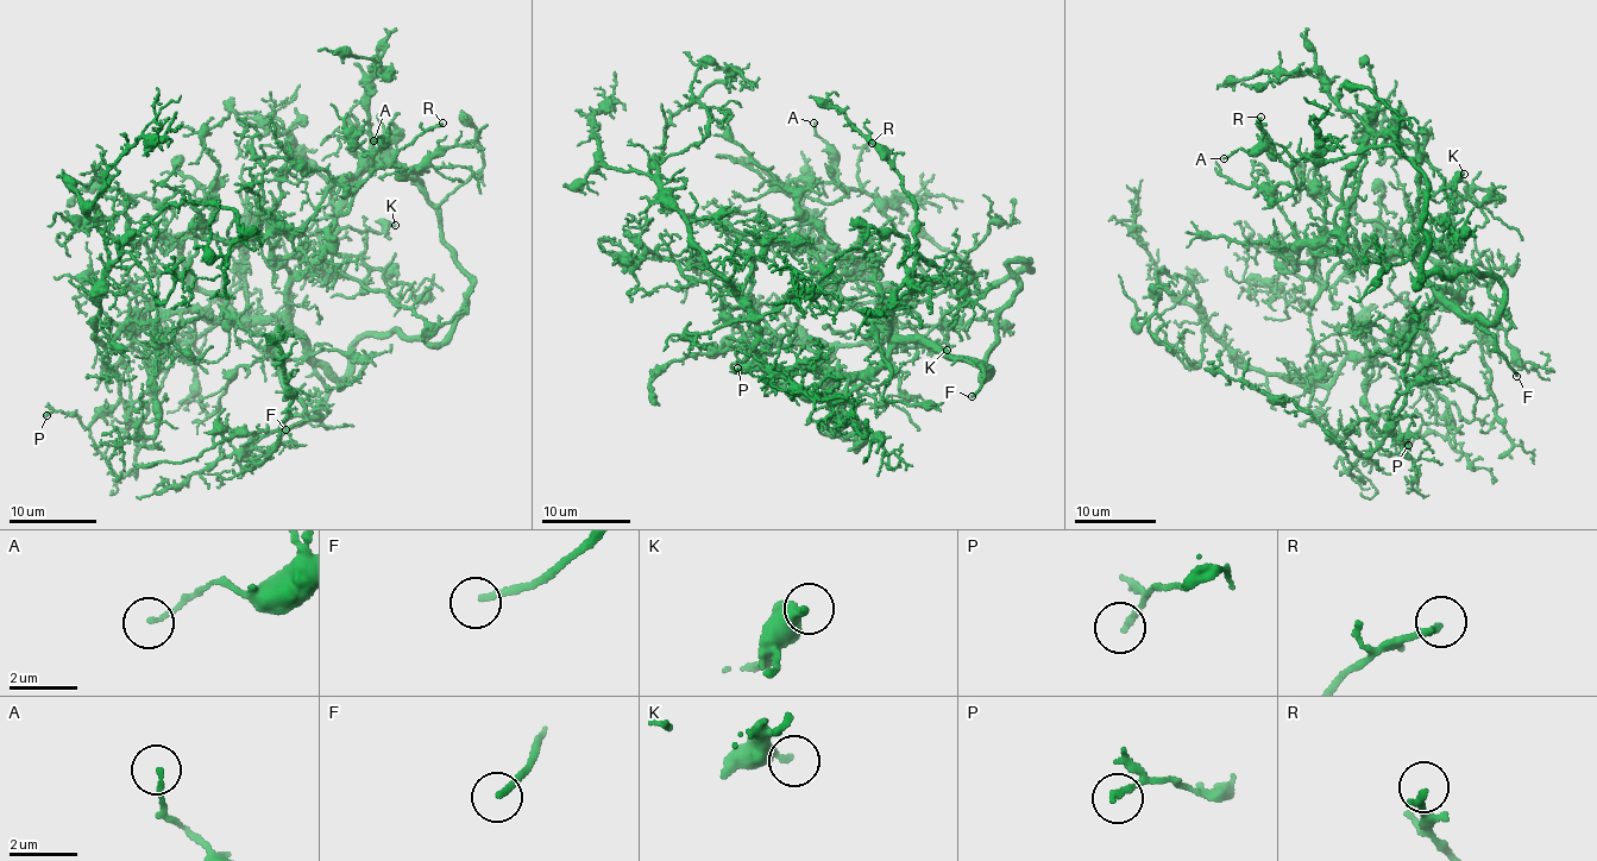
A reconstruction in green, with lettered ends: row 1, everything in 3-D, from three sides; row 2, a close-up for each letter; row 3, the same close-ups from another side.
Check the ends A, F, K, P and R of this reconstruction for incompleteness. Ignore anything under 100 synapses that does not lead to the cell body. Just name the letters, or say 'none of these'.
F

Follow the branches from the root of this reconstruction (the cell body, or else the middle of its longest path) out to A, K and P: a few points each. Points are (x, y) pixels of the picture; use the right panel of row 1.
A: (1454, 305), (1490, 322), (1502, 288), (1457, 269), (1415, 286), (1425, 174), (1391, 145), (1224, 158)
K: (1454, 305), (1429, 283), (1412, 257), (1421, 217), (1416, 199), (1453, 186), (1464, 174)
P: (1454, 305), (1444, 291), (1454, 301), (1423, 315), (1419, 362), (1450, 428), (1408, 445)

